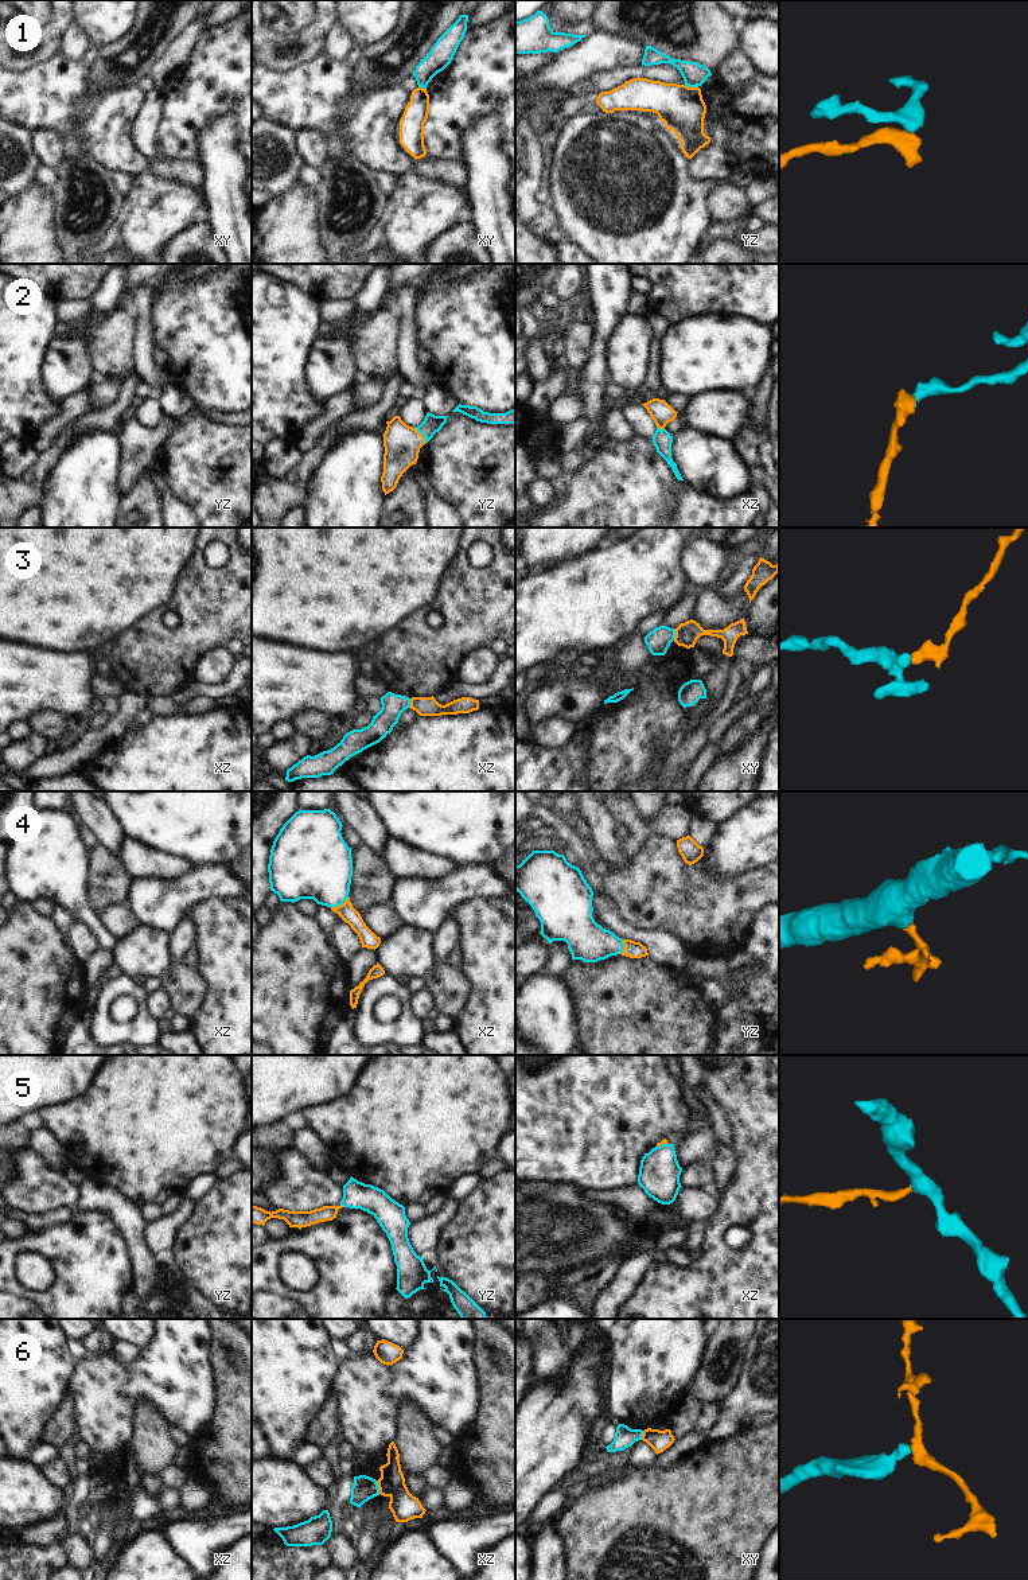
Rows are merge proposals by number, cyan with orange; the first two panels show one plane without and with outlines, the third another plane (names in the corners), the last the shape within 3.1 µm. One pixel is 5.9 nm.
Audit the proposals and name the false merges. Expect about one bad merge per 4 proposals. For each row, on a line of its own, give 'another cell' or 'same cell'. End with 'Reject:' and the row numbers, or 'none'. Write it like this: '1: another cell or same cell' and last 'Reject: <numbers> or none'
1: another cell
2: same cell
3: another cell
4: same cell
5: same cell
6: another cell
Reject: 1, 3, 6

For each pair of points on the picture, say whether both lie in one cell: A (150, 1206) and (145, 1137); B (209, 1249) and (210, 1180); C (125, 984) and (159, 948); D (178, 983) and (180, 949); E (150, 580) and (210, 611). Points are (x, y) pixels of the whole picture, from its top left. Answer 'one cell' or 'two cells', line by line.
A: two cells
B: two cells
C: two cells
D: two cells
E: two cells

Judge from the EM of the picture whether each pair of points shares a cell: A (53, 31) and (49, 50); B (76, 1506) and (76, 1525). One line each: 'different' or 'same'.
A: same
B: same

